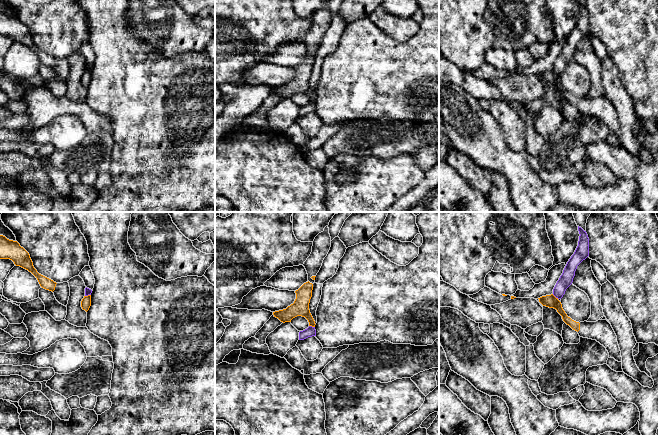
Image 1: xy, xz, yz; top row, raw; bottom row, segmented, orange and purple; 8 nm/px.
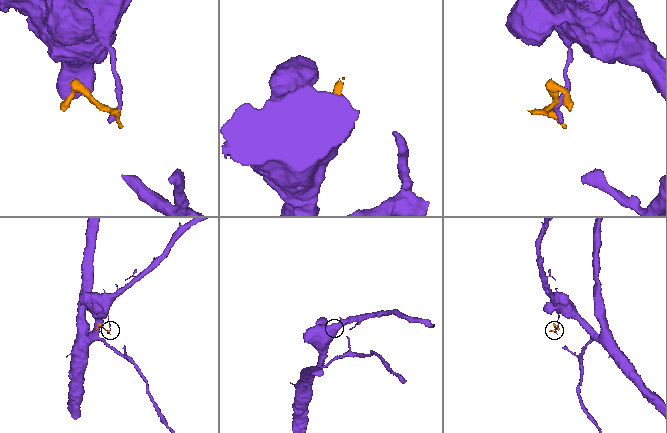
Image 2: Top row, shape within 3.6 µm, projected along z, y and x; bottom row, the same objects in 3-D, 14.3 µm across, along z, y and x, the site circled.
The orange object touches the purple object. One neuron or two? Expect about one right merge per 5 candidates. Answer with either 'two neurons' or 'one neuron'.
two neurons

